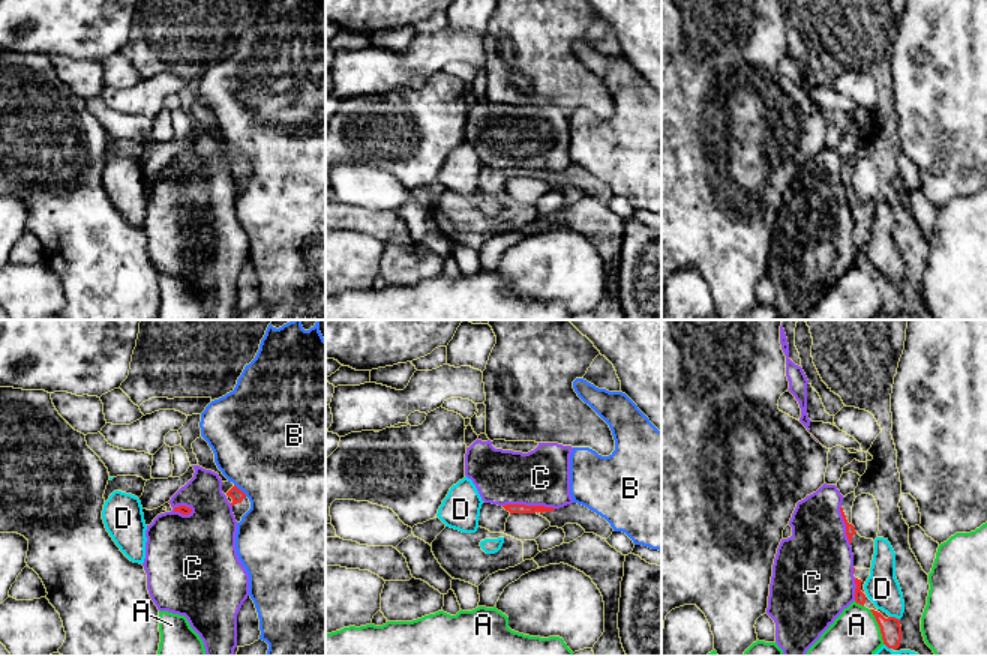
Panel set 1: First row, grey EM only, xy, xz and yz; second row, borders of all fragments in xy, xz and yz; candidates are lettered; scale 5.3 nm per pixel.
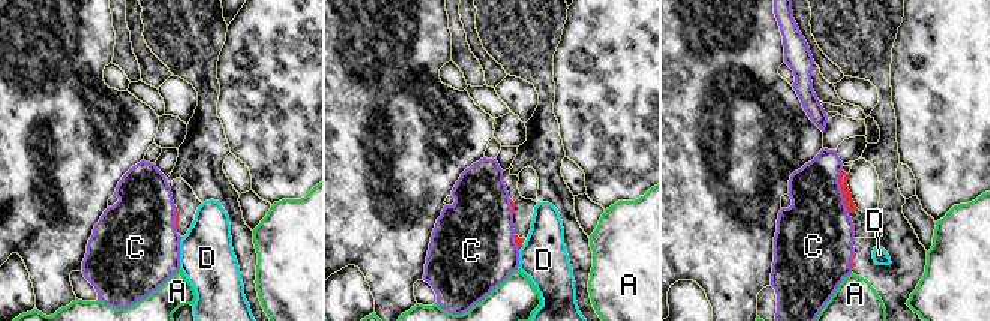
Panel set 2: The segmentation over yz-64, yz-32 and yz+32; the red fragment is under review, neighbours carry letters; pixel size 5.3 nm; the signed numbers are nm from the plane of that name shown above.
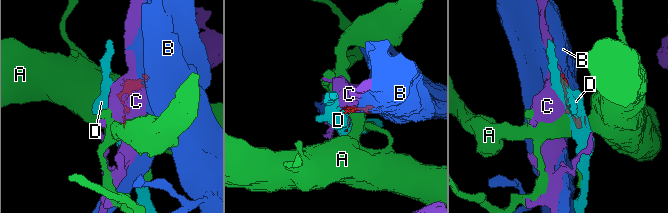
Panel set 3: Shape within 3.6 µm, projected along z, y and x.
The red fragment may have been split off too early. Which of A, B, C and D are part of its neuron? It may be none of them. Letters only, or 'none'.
none

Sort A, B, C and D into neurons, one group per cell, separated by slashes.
A / B / C / D

